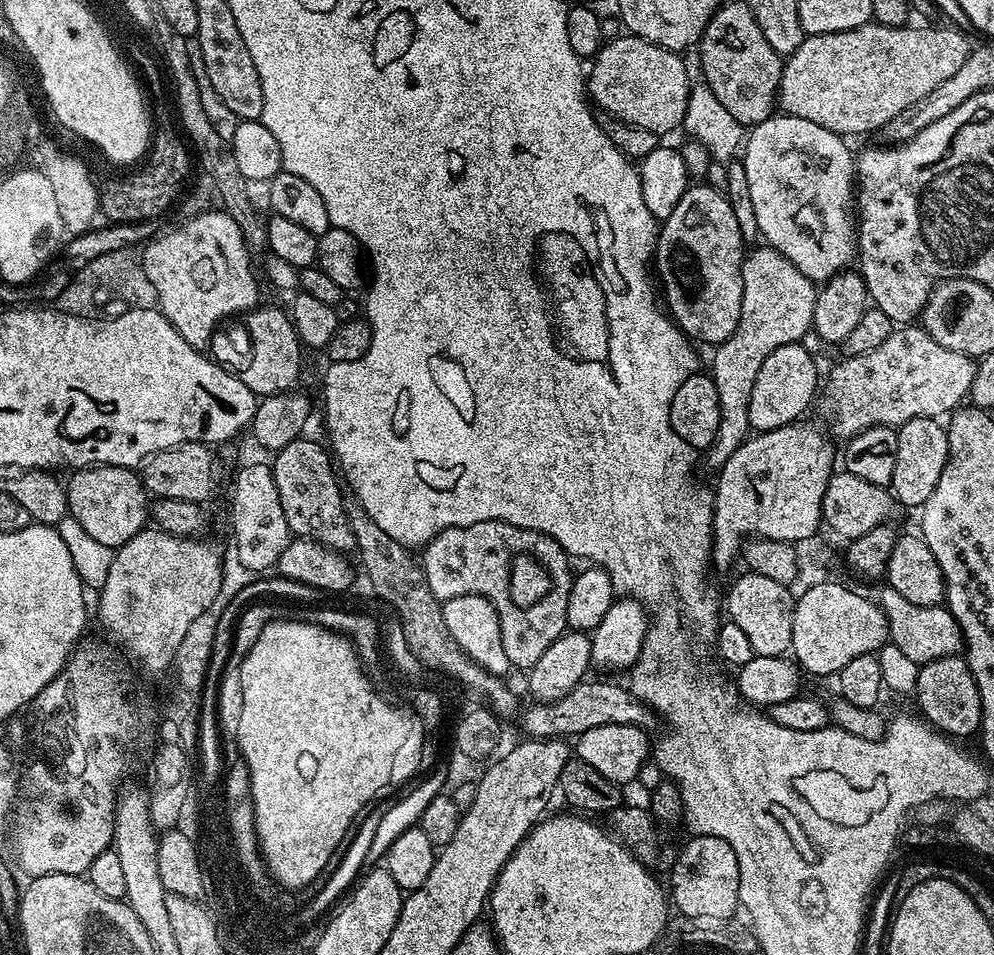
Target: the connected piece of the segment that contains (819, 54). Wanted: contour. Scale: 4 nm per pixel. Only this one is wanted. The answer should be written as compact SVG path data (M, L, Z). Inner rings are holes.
M869 22L854 30L807 35L794 54L785 59L777 92L779 109L785 115L806 118L823 129L843 136L883 129L902 110L908 109L919 98L924 98L946 82L947 78L953 77L962 68L972 49L969 37L955 27L913 26L888 27Z

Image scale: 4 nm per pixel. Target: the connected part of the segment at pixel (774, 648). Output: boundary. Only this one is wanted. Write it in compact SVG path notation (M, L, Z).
M745 571L732 584L728 596L726 592L726 616L734 626L738 626L750 638L757 656L781 656L792 647L794 634L794 606L796 605L789 585L774 582L762 574Z

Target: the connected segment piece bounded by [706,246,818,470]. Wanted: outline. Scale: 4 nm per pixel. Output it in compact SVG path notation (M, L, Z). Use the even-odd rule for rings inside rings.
M761 246L753 252L751 249L745 255L742 266L742 314L738 318L738 326L734 326L734 334L730 334L730 338L726 338L713 351L716 353L712 356L712 369L710 369L712 381L718 390L718 410L720 411L718 434L706 450L708 464L712 470L719 470L726 462L726 458L730 458L730 454L734 454L734 450L738 450L738 446L750 435L748 427L750 394L754 391L754 378L758 378L758 370L762 370L762 362L766 362L766 358L774 354L778 346L803 341L805 339L803 336L813 331L812 319L817 291L817 285L813 280L806 278L806 274L802 274L802 270L798 270L798 266L794 266L794 262L790 262L790 258L783 256L777 248Z

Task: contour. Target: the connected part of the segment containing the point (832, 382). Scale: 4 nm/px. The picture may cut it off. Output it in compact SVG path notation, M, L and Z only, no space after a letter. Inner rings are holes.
M922 326L897 327L878 350L841 361L833 366L828 381L823 381L818 396L823 423L841 442L875 424L899 426L915 416L940 418L943 412L951 413L971 393L977 365L971 356L938 346Z

